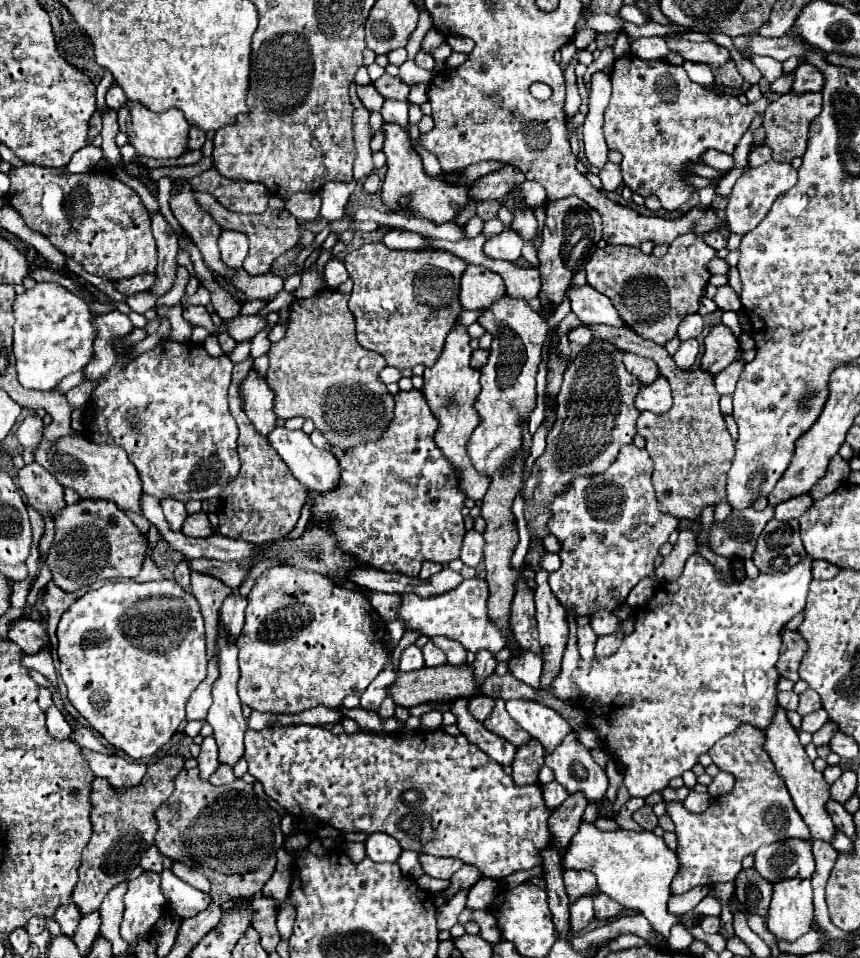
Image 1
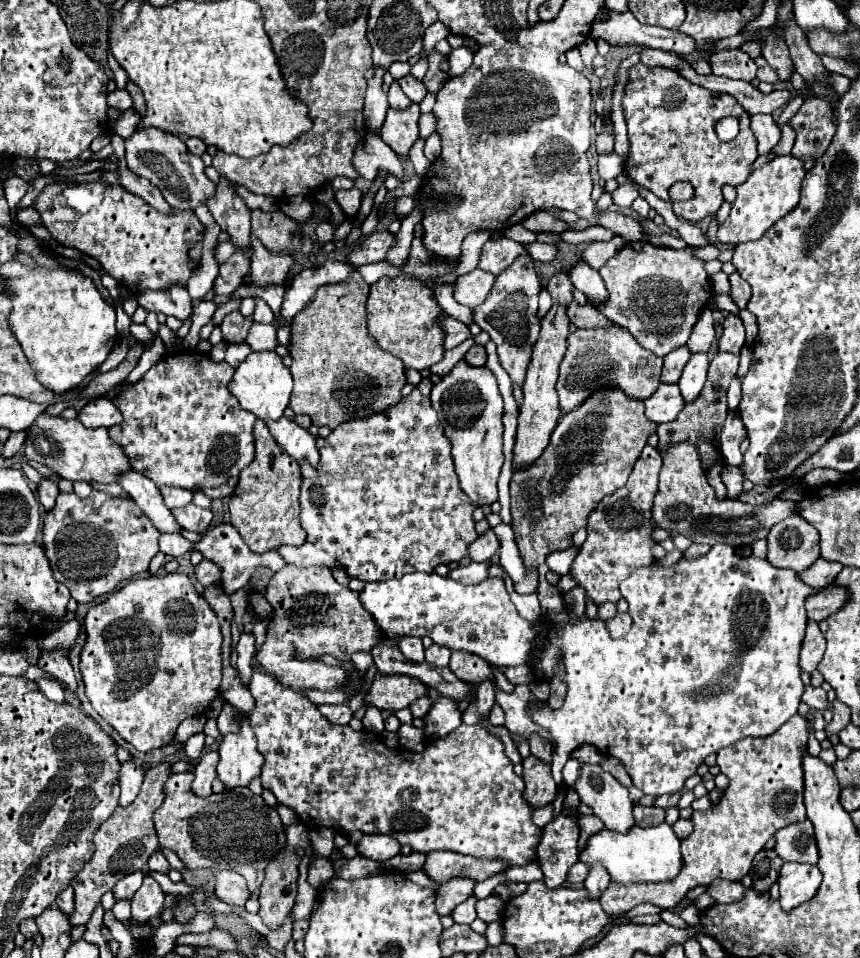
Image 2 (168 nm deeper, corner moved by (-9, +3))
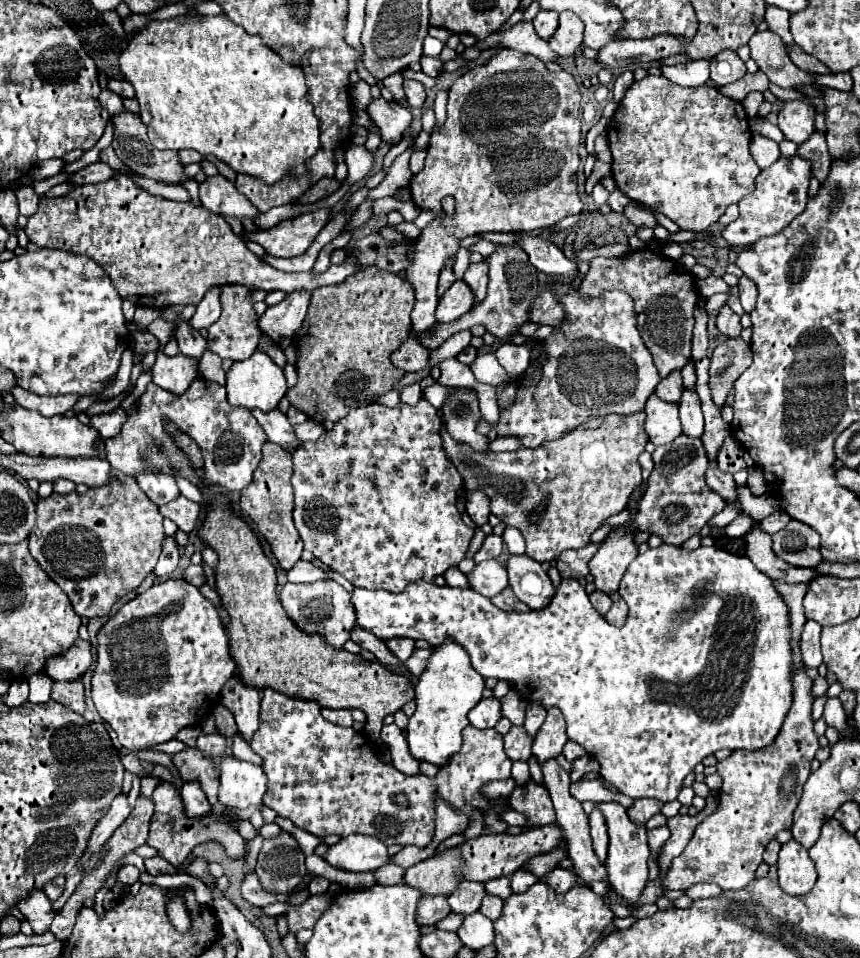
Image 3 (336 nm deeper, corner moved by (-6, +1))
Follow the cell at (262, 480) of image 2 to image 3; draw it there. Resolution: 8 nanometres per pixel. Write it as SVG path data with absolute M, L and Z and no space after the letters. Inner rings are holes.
M267 442L263 446L263 458L253 474L253 482L241 492L239 500L243 516L257 524L259 532L271 544L271 550L285 572L295 566L303 552L303 542L293 524L293 488L289 482L291 470L293 470L291 456L281 446L273 446L273 442Z

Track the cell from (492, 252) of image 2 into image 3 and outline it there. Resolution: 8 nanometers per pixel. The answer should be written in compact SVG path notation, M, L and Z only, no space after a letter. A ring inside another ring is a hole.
M479 262L479 264L471 264L467 268L467 272L463 274L463 282L471 288L473 296L475 296L475 304L479 304L483 298L485 298L485 292L487 292L487 270L485 270L485 262Z

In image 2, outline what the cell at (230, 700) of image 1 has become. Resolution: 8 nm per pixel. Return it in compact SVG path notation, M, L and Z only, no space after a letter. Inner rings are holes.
M240 716L238 726L240 732L226 734L218 748L218 778L226 788L248 786L252 778L260 776L260 768L264 764L262 754L256 750L256 736L250 728L248 716Z

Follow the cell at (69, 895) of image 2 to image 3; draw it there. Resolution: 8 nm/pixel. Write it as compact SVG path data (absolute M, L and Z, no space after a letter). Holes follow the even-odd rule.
M53 878L51 882L47 882L47 884L43 886L43 892L47 894L47 898L49 898L51 902L55 902L55 900L63 894L63 886L65 886L65 878Z

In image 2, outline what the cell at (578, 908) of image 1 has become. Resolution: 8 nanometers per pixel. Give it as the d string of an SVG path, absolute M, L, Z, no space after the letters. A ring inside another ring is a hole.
M590 868L590 874L584 880L584 890L588 892L590 900L598 900L602 892L608 888L608 884L610 884L610 876L608 872L604 872L604 868Z

